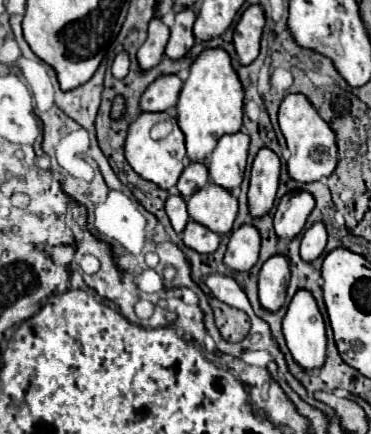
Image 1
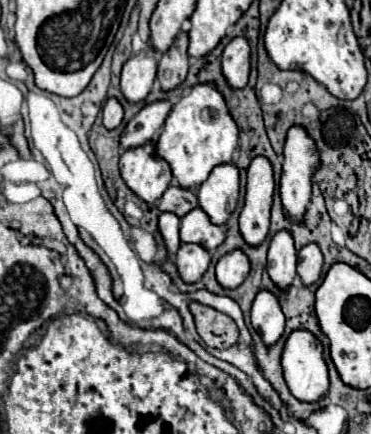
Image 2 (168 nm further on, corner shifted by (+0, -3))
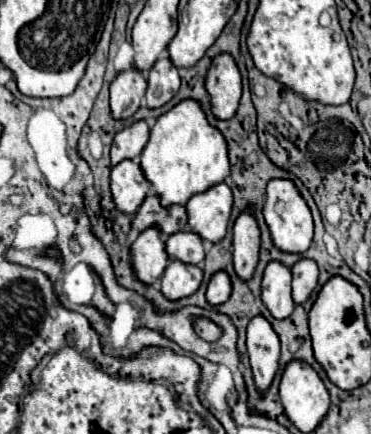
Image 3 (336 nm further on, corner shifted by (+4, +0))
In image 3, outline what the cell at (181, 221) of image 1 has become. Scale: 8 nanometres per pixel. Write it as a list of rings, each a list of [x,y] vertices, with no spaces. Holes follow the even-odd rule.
[[[157,226],[145,228],[139,238],[131,244],[131,252],[135,274],[147,284],[153,284],[169,264],[165,236]]]

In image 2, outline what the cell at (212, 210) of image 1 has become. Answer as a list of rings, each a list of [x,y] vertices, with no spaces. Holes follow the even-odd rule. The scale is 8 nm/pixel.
[[[197,207],[181,219],[179,237],[181,243],[197,243],[207,251],[213,251],[225,241],[225,229],[213,225],[207,215]]]

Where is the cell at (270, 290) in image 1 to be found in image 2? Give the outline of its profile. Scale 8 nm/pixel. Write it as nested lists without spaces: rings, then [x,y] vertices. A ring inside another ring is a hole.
[[[261,291],[255,297],[253,309],[251,309],[251,325],[255,331],[261,333],[265,347],[271,347],[281,339],[283,327],[285,327],[285,317],[283,317],[279,301],[273,293]]]

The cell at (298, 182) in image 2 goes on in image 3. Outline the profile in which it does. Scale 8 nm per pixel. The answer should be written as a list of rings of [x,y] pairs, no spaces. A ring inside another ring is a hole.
[[[277,178],[267,184],[267,200],[265,200],[263,214],[277,248],[285,252],[305,252],[309,248],[313,238],[313,218],[307,202],[301,198],[293,180]]]

